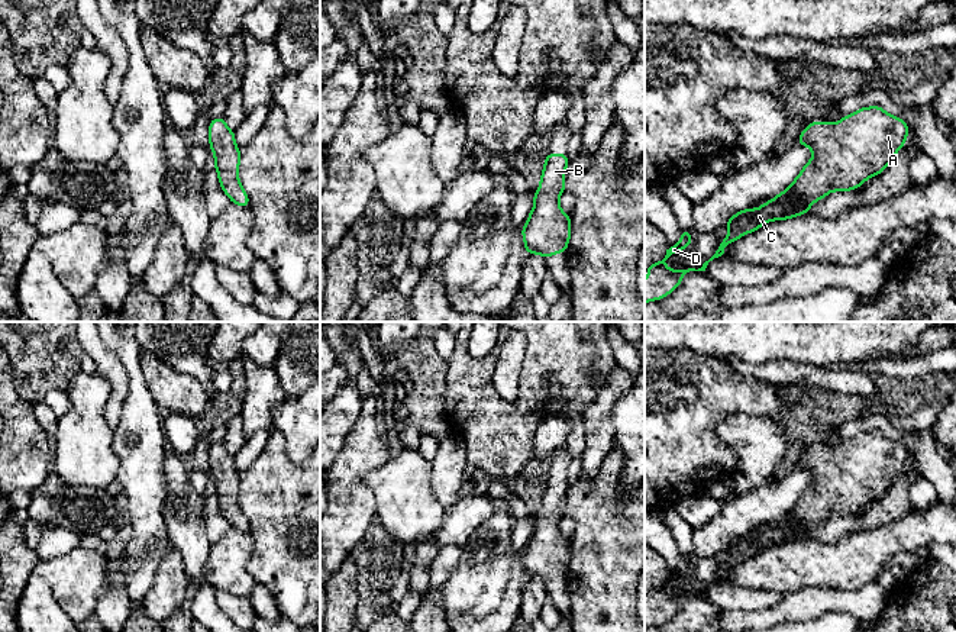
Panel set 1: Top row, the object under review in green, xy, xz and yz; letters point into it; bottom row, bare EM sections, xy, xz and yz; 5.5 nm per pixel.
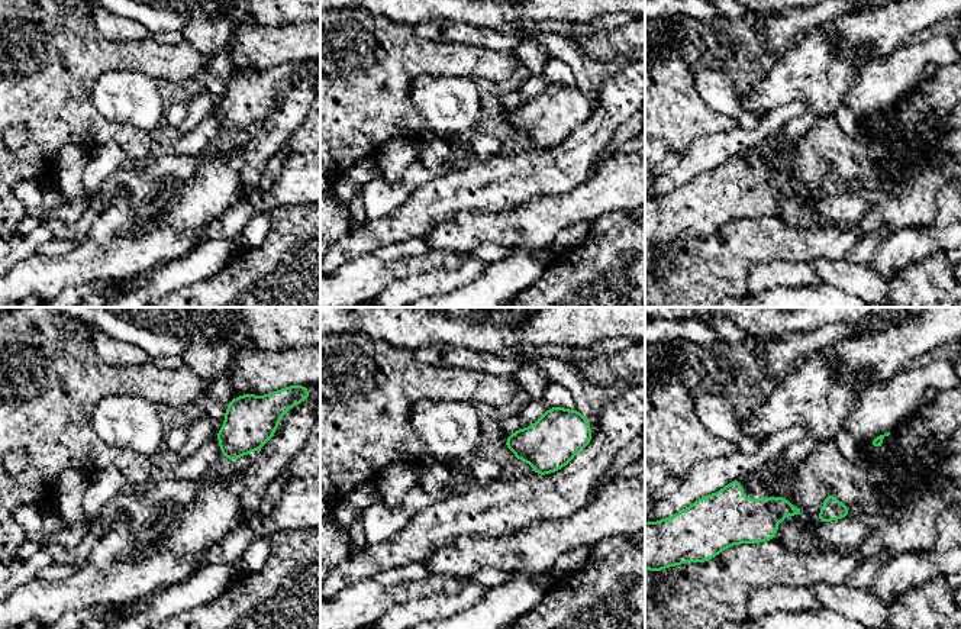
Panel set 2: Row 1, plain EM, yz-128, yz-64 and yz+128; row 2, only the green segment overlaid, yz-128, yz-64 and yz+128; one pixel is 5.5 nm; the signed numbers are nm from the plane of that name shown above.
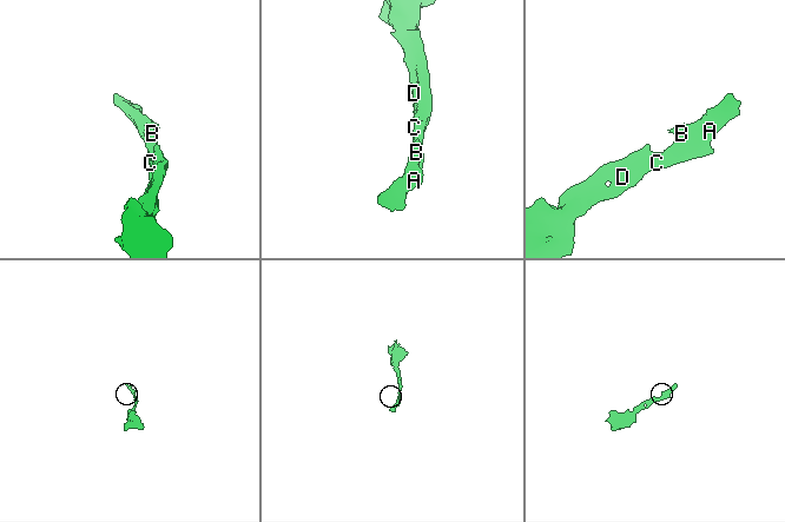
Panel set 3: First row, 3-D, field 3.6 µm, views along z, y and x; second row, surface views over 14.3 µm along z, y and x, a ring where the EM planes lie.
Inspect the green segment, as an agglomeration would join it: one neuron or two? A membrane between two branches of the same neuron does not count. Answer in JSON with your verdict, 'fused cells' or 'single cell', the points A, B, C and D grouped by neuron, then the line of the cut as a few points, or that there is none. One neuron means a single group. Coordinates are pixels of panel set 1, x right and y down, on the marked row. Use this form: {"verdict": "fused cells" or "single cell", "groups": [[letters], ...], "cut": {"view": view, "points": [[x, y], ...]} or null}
{"verdict": "single cell", "groups": [["A", "B", "C", "D"]], "cut": null}

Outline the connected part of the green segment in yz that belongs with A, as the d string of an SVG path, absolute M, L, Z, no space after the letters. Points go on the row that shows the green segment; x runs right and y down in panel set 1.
M881 106L860 107L836 123L811 122L795 141L813 151L813 158L797 178L771 201L759 209L734 213L724 225L729 235L718 244L716 254L701 268L669 270L665 261L689 246L692 235L681 232L679 242L666 249L662 261L647 265L645 303L671 294L689 271L705 271L710 261L724 254L727 244L758 230L772 220L808 215L810 206L830 191L850 191L869 177L879 175L904 146L910 133L907 123Z

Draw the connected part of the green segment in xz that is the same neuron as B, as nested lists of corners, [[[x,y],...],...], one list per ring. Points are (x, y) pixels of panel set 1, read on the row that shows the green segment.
[[[549,152],[542,170],[539,190],[533,194],[533,209],[521,228],[526,254],[552,257],[566,252],[571,238],[571,217],[559,206],[565,191],[566,154]]]

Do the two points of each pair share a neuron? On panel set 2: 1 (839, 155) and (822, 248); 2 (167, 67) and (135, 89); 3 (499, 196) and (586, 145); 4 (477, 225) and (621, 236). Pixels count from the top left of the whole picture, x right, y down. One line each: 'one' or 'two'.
1: two
2: two
3: one
4: two

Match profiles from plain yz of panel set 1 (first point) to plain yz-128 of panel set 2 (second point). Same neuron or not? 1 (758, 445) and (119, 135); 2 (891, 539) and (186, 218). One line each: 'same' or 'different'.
1: different
2: different

